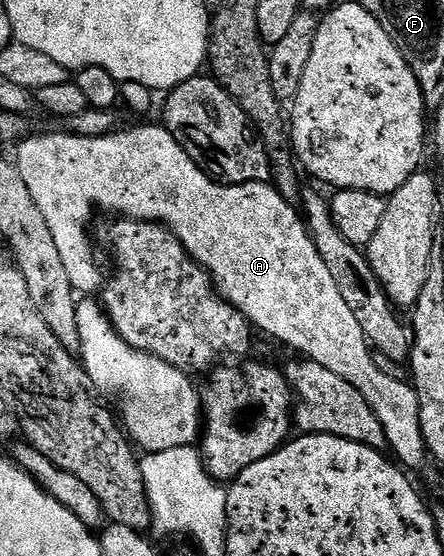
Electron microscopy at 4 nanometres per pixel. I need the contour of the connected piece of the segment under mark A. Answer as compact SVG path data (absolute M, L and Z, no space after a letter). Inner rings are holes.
M165 126L130 127L127 131L122 130L115 129L109 135L101 135L100 137L80 137L69 133L61 133L62 135L31 133L16 147L16 151L18 151L16 162L20 169L20 177L24 177L24 185L28 185L28 193L32 193L32 201L36 201L36 209L40 209L44 221L48 221L48 229L52 229L52 241L56 241L56 249L64 260L64 270L68 272L68 281L72 281L75 292L90 297L101 292L104 286L102 267L98 264L98 255L94 252L93 241L90 240L90 218L93 217L94 210L97 207L102 211L118 211L114 213L128 219L145 219L148 223L161 223L182 242L186 252L210 274L210 279L214 282L214 288L218 290L218 294L229 301L240 313L244 313L244 317L250 322L251 328L258 330L259 327L264 334L275 335L284 346L299 351L302 354L299 356L308 357L311 363L324 365L324 369L332 369L332 373L344 377L344 381L348 381L348 385L360 389L360 397L364 397L364 401L368 401L368 405L372 405L372 411L376 413L376 417L380 417L380 423L384 425L389 450L394 450L395 456L393 455L393 458L403 468L411 469L410 467L418 467L422 462L427 462L428 450L424 433L420 427L420 401L413 382L390 377L388 373L384 373L376 365L374 351L366 341L364 329L360 329L360 324L356 321L356 316L348 309L344 297L340 297L340 289L336 289L336 281L332 281L332 273L328 273L328 265L324 265L320 253L316 253L316 245L312 241L310 230L307 229L306 220L300 214L299 208L295 204L289 203L269 182L259 181L257 183L231 183L227 185L210 178L205 171L198 168L196 161L192 161L192 157L188 157L188 153L180 145L180 141L176 141L176 137L172 137L172 133L167 131Z

